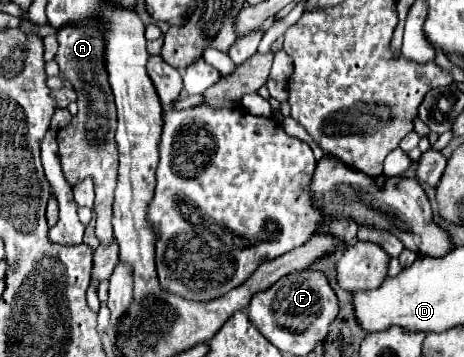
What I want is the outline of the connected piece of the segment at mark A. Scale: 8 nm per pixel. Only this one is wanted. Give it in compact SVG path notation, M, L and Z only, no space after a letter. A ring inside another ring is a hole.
M97 26L83 28L61 28L57 32L59 50L57 64L63 76L73 84L79 100L79 112L71 118L67 126L57 132L61 172L69 186L77 186L85 178L91 178L95 184L95 214L97 214L97 238L107 244L113 240L111 228L111 196L115 192L118 170L118 149L115 142L117 111L111 86L107 84L107 72L103 68L103 30Z

